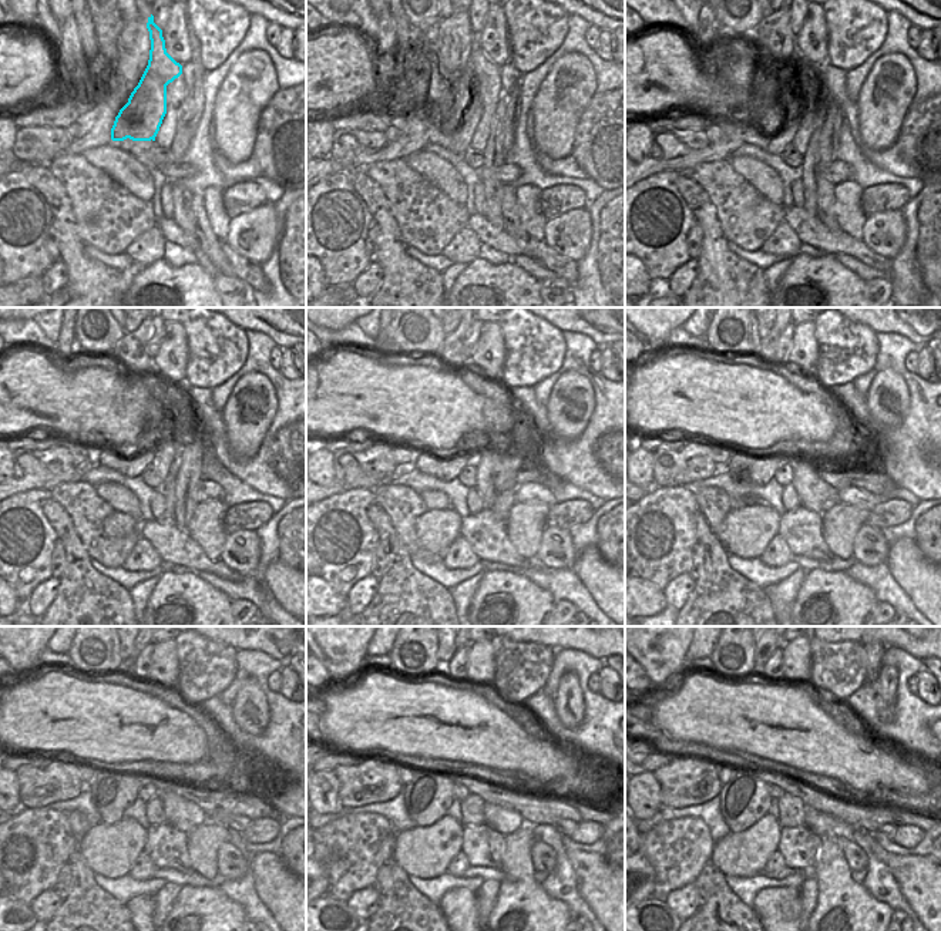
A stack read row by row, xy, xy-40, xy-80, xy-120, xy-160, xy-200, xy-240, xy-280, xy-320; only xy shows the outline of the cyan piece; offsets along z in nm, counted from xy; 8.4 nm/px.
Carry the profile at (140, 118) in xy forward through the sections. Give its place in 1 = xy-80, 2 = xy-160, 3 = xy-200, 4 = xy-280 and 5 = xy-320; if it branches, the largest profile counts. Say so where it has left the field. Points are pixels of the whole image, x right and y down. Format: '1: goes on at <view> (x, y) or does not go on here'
1: goes on at xy-80 (775, 141)
2: goes on at xy-160 (446, 469)
3: goes on at xy-200 (756, 470)
4: goes on at xy-280 (427, 797)
5: goes on at xy-320 (745, 799)

